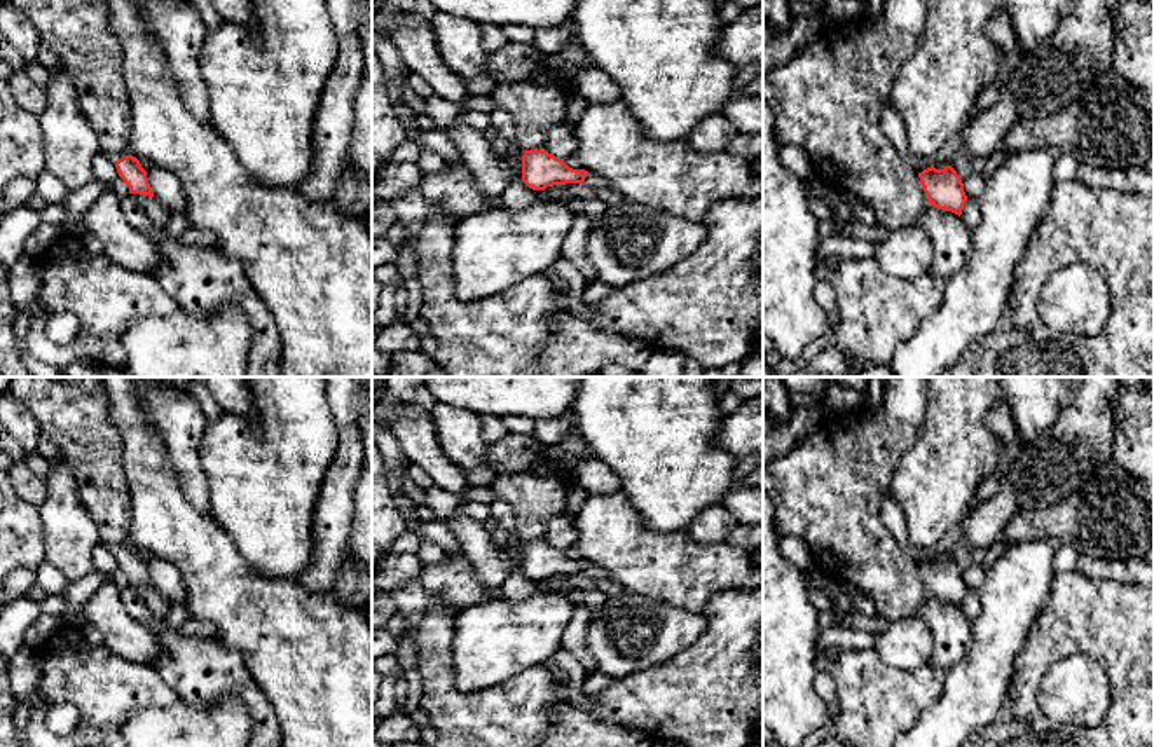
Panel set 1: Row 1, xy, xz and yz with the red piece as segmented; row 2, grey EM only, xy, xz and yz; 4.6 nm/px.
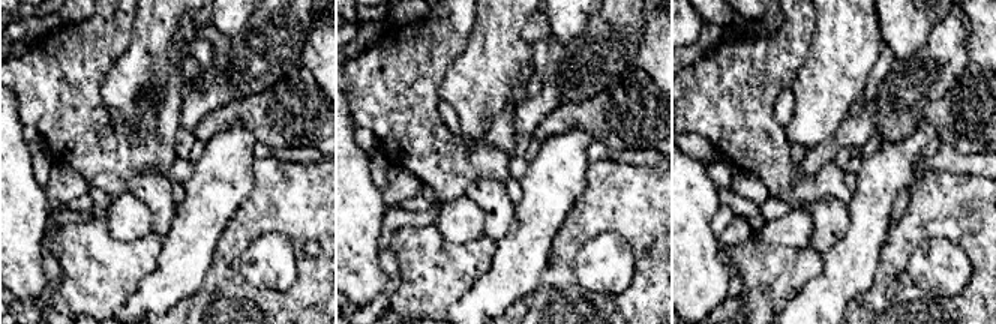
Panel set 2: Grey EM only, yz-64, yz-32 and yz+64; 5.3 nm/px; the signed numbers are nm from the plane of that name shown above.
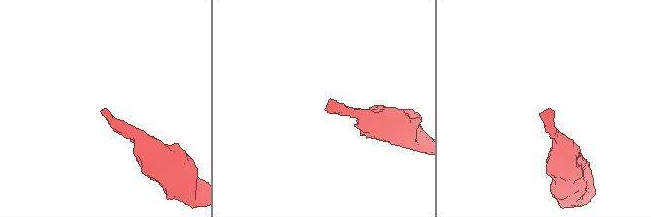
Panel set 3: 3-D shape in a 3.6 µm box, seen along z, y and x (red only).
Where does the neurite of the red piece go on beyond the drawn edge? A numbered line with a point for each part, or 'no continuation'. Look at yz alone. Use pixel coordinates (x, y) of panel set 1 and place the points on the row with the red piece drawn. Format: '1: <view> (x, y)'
1: yz (828, 98)

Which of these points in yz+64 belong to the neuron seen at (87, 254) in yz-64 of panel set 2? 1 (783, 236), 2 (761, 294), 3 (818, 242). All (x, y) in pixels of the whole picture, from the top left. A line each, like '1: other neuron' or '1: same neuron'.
1: other neuron
2: other neuron
3: other neuron

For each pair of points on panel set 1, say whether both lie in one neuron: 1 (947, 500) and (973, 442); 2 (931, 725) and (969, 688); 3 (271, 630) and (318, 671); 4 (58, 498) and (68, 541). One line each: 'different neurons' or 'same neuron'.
1: same neuron
2: same neuron
3: same neuron
4: same neuron

